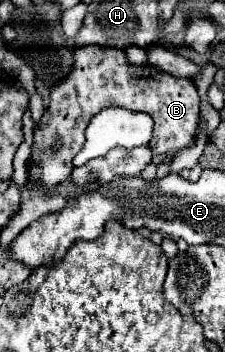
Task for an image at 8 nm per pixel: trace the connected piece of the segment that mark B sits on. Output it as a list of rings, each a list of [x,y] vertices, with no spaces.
[[[90,44],[74,52],[72,72],[50,88],[50,106],[34,126],[32,154],[26,162],[28,182],[44,188],[54,188],[64,182],[72,170],[72,158],[84,146],[84,130],[90,118],[106,106],[148,112],[154,118],[154,136],[150,140],[154,154],[176,154],[196,142],[200,128],[200,96],[190,78],[176,78],[154,66],[134,66],[128,62],[124,48]]]

